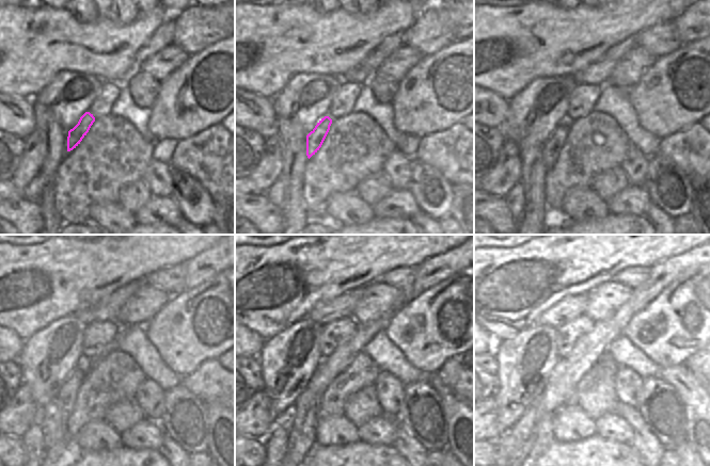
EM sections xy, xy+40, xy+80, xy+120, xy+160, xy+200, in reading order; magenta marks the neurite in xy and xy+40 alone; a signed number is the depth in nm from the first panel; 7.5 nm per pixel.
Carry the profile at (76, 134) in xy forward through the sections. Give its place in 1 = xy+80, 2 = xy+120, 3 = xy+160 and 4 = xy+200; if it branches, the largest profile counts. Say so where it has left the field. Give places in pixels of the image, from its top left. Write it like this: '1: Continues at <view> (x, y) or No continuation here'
1: Continues at xy+80 (555, 141)
2: Continues at xy+120 (66, 399)
3: Continues at xy+160 (302, 432)
4: Continues at xy+200 (541, 436).

